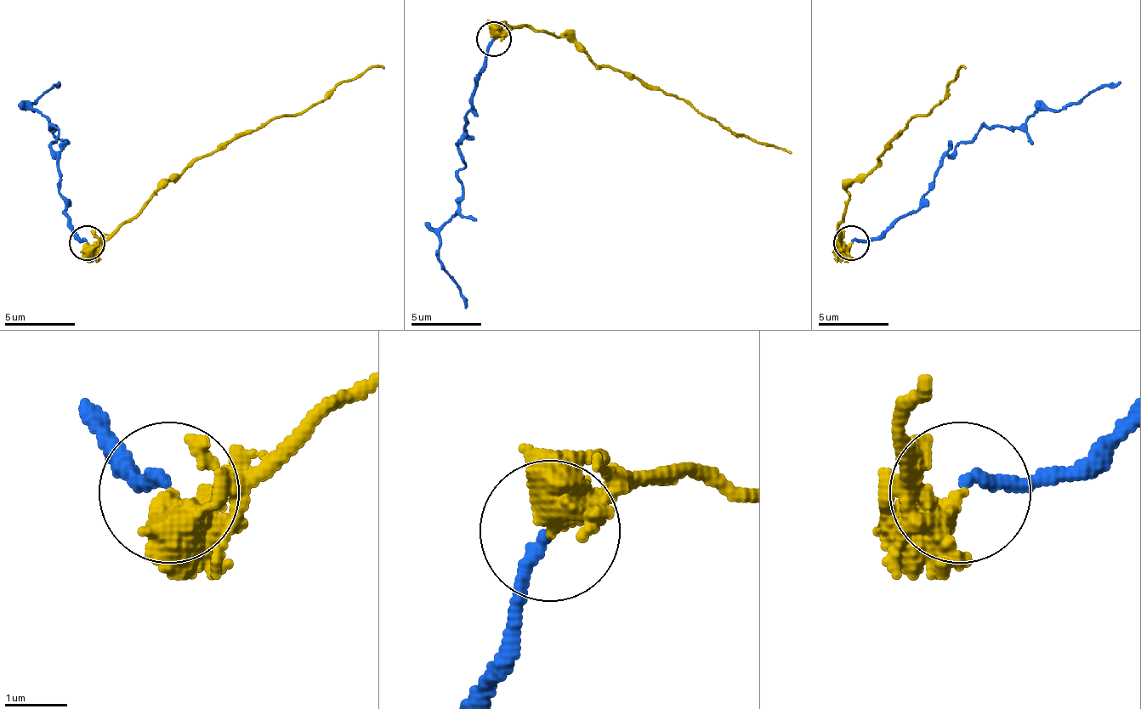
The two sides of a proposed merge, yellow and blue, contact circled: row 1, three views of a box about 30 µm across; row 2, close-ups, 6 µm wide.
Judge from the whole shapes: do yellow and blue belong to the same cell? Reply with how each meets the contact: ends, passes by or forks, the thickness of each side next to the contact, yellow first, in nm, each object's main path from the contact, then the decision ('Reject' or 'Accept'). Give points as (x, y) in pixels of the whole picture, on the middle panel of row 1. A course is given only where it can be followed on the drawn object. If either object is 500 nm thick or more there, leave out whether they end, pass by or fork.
Thickness 550 nm (yellow) against 200 nm. Course of yellow: (495, 40), (526, 25), (564, 36), (597, 65), (628, 71), (719, 121), (752, 142), (790, 152). Course of blue: (495, 40), (459, 145), (459, 155), (466, 167), (459, 173), (462, 198), (438, 233), (438, 261), (466, 307). Reject

